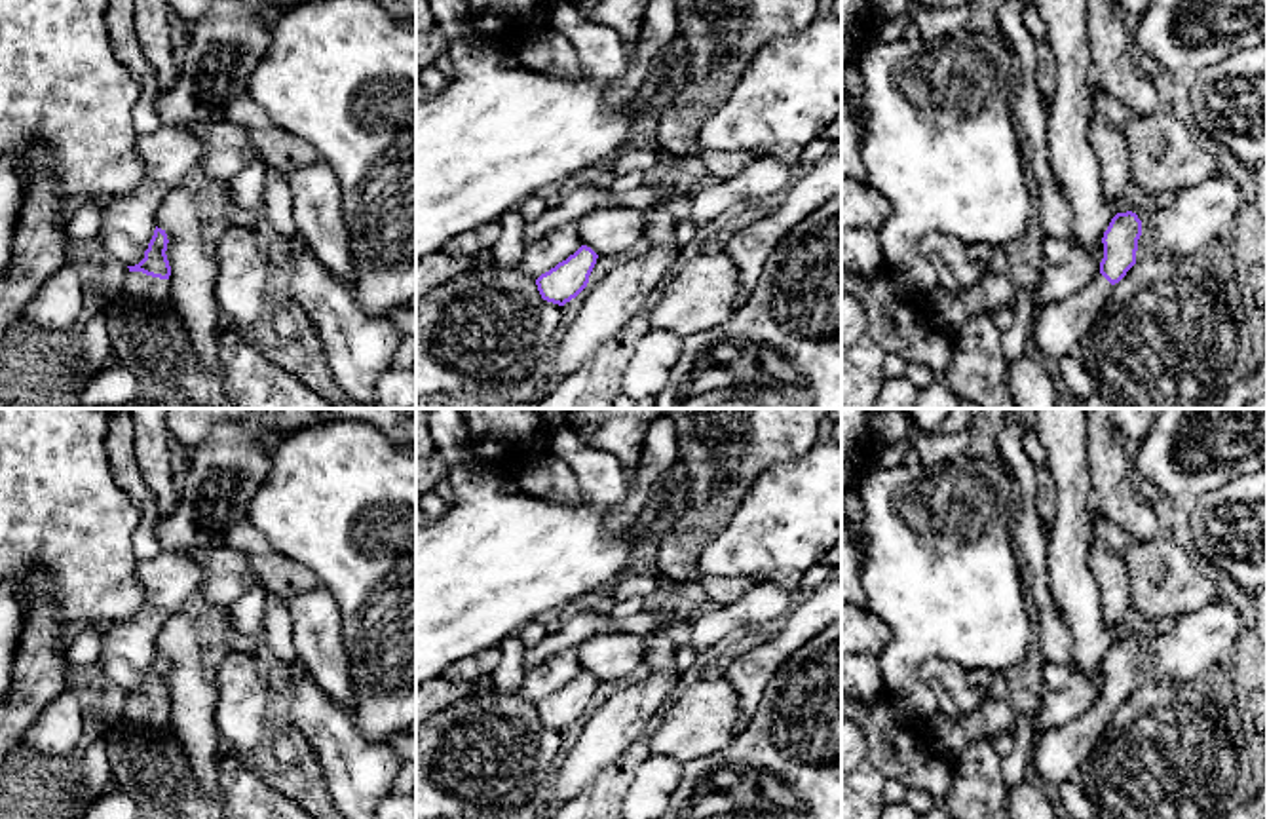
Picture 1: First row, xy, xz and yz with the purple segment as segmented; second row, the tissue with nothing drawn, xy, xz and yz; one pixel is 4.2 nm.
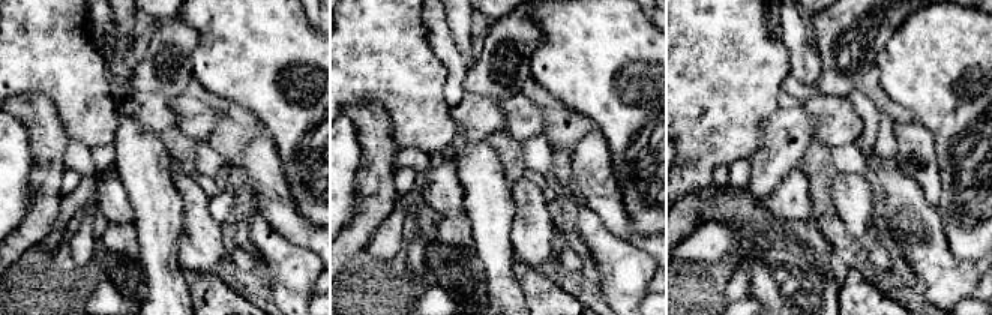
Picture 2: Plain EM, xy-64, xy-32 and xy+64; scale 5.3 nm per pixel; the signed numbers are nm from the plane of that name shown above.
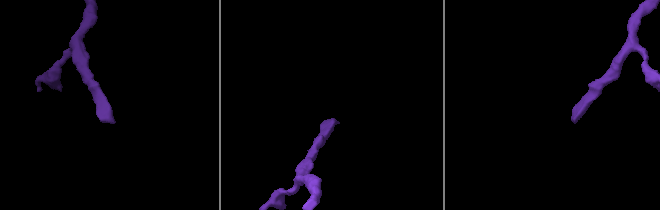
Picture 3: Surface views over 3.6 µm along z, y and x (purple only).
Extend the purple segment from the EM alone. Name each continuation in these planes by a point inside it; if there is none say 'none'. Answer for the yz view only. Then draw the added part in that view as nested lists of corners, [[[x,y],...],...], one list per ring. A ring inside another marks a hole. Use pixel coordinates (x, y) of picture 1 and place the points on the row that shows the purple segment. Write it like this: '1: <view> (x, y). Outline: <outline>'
1: yz (1060, 327). Outline: [[[1098,274],[1087,287],[1060,302],[1047,304],[1031,321],[1039,352],[1050,357],[1077,353],[1113,285]]]

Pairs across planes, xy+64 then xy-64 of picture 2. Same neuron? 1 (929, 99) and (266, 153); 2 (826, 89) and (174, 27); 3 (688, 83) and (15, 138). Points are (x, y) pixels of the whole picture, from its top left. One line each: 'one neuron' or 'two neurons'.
1: two neurons
2: one neuron
3: two neurons

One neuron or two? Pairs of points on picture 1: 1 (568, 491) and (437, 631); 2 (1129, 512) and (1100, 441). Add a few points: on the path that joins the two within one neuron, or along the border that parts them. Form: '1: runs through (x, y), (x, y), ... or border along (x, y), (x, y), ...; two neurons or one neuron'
1: border along (525, 491), (567, 504), (582, 500); two neurons
2: runs through (1115, 495), (1108, 458); one neuron

